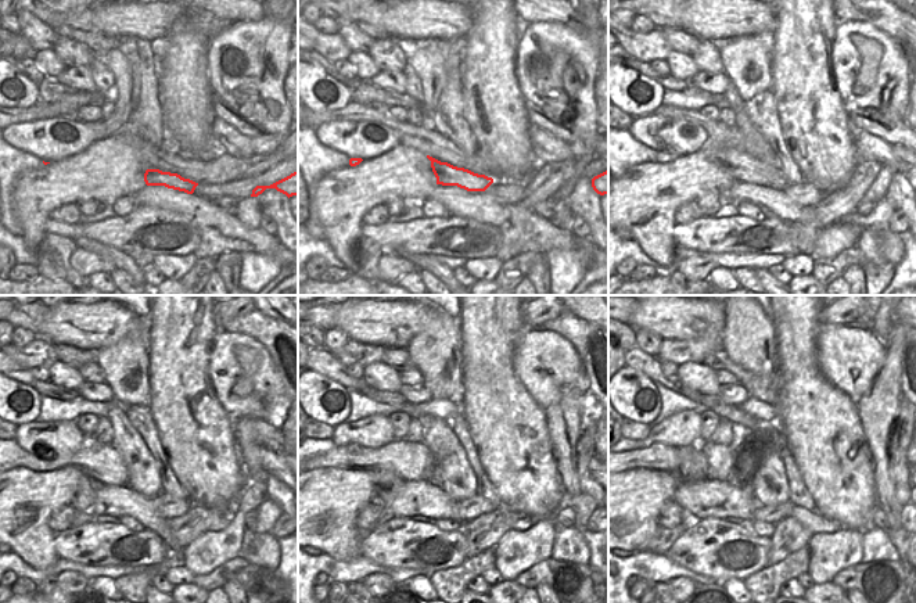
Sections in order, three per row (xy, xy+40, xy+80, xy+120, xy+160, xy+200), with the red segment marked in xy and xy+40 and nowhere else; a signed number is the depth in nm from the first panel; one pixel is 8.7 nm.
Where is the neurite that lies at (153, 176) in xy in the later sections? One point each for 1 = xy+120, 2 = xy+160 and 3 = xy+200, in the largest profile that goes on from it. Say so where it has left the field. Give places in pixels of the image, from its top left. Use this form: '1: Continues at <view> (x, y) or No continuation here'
1: Continues at xy+120 (101, 462)
2: Continues at xy+160 (409, 460)
3: Continues at xy+200 (661, 458).

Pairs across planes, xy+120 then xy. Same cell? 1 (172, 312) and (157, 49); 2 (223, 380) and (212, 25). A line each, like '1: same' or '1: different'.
1: different
2: different

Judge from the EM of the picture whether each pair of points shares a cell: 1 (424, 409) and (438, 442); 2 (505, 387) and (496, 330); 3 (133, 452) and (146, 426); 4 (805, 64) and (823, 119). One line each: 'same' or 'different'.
1: different
2: same
3: different
4: same

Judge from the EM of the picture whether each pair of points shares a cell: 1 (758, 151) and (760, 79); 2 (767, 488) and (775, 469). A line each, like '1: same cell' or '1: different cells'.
1: different cells
2: same cell

